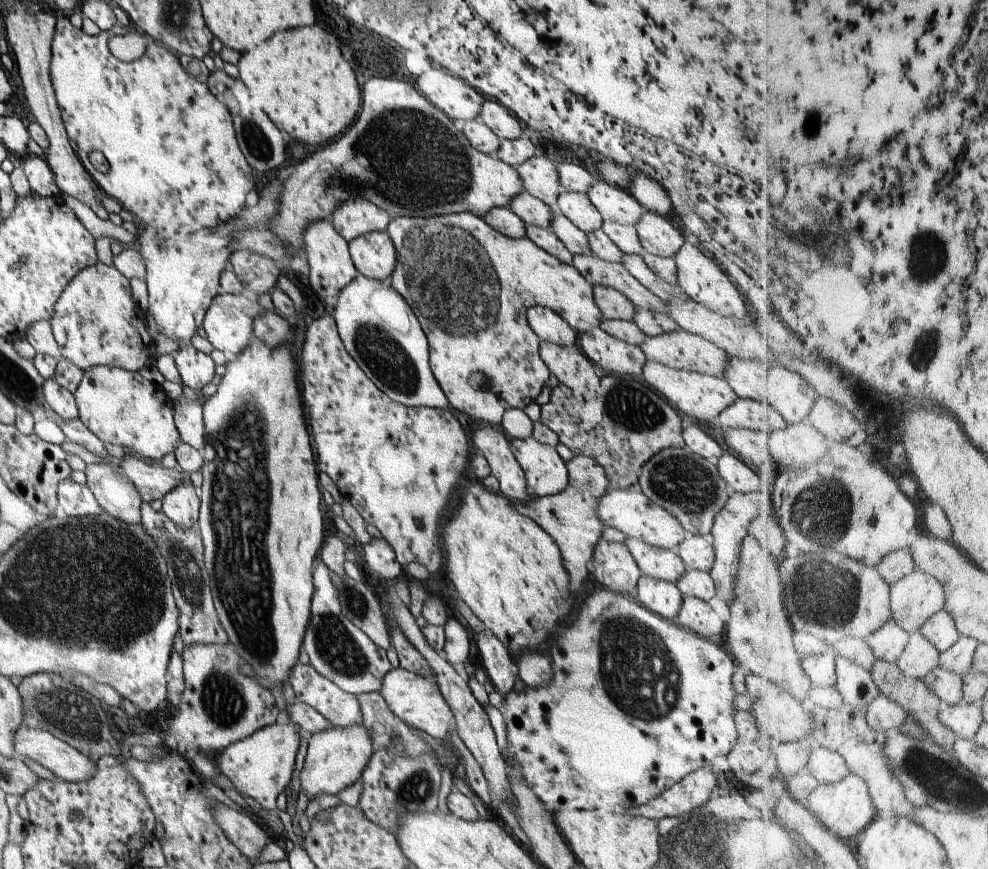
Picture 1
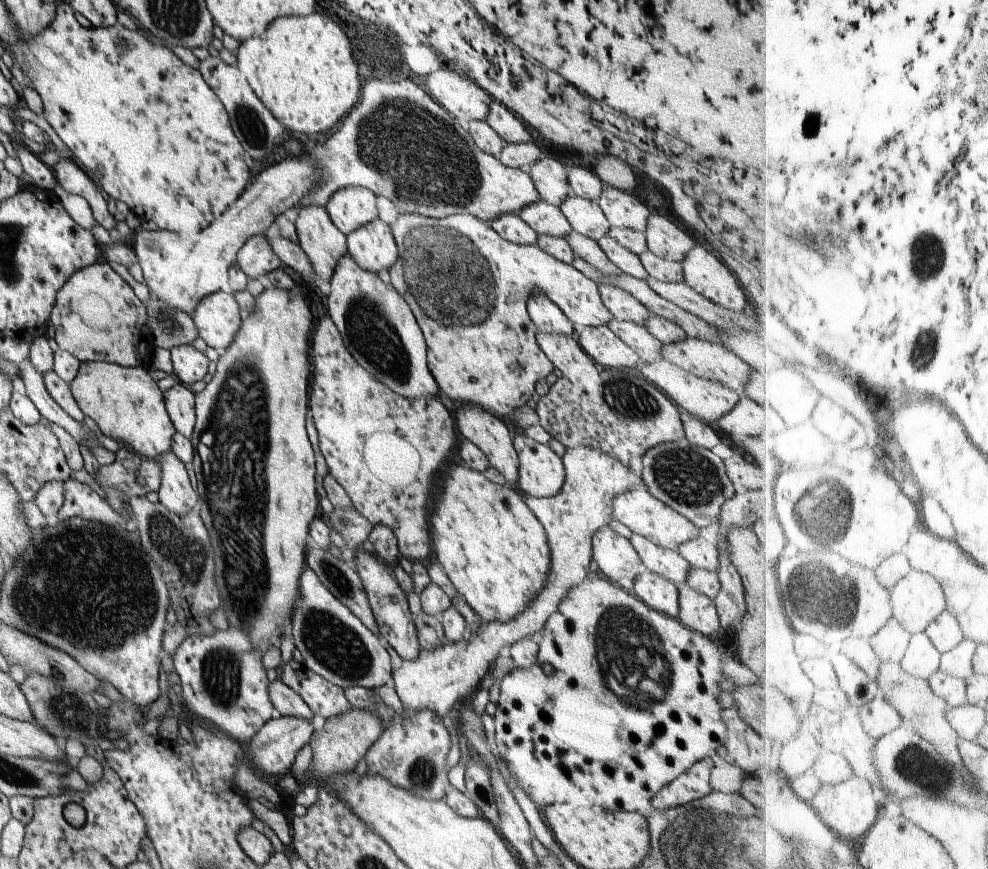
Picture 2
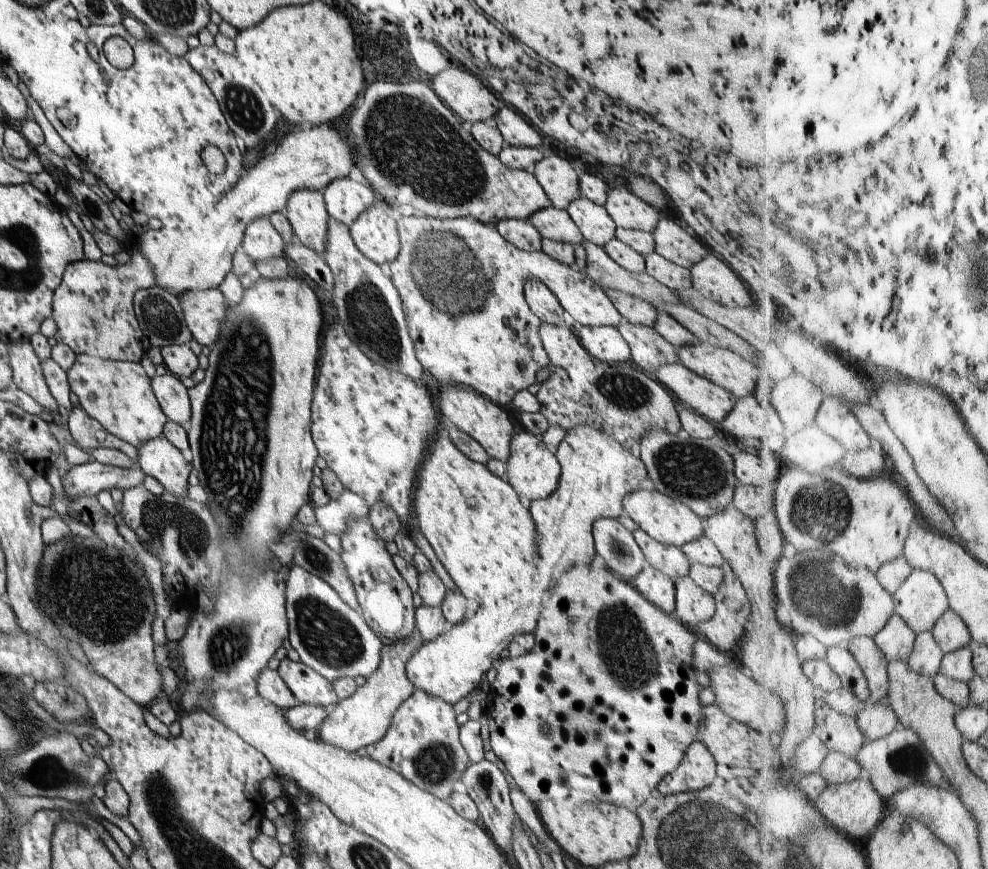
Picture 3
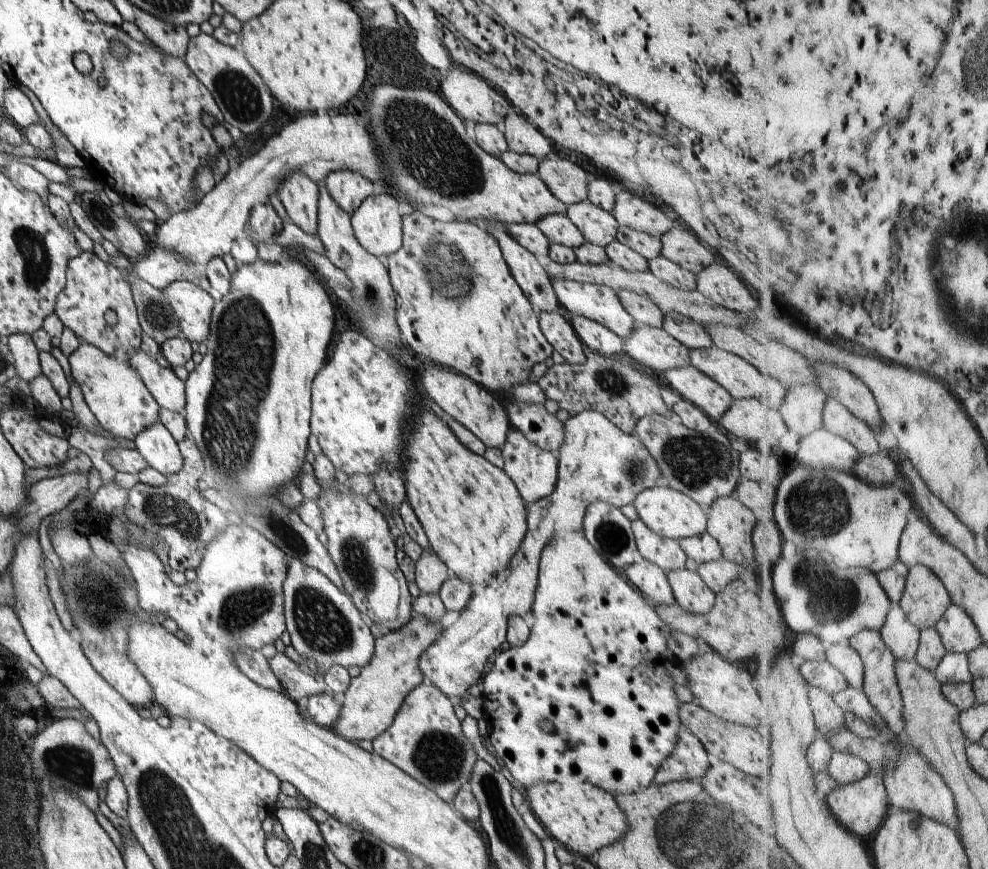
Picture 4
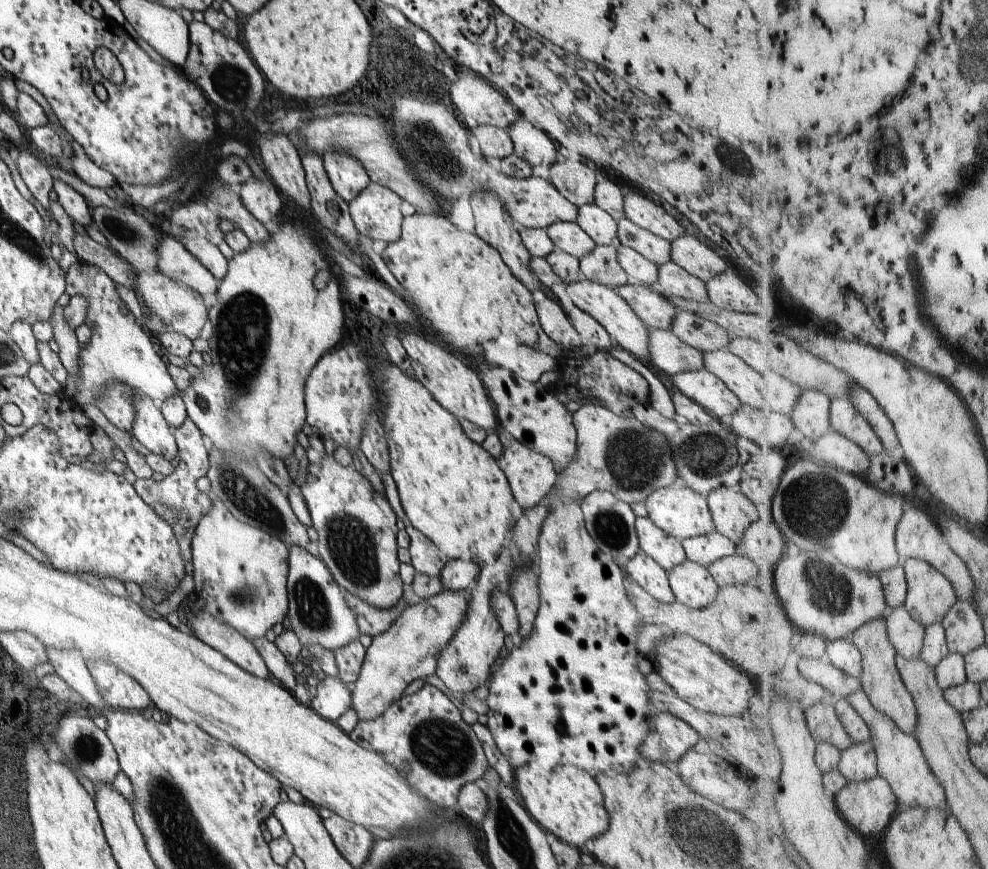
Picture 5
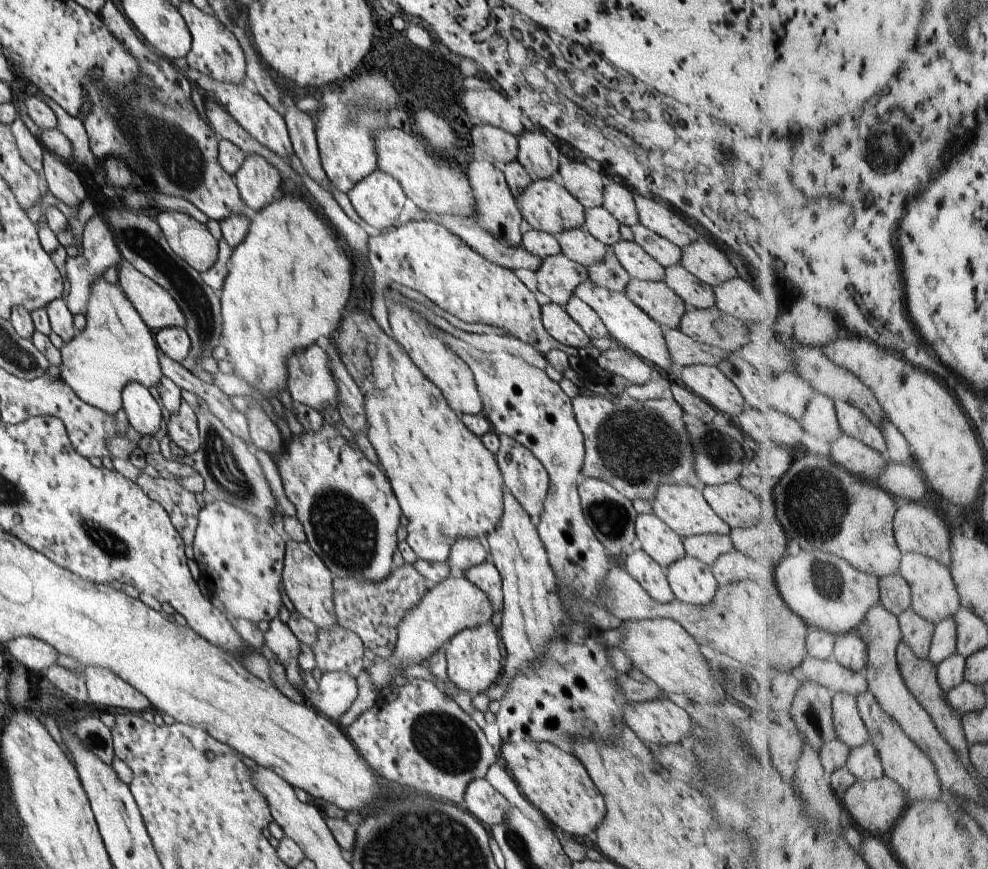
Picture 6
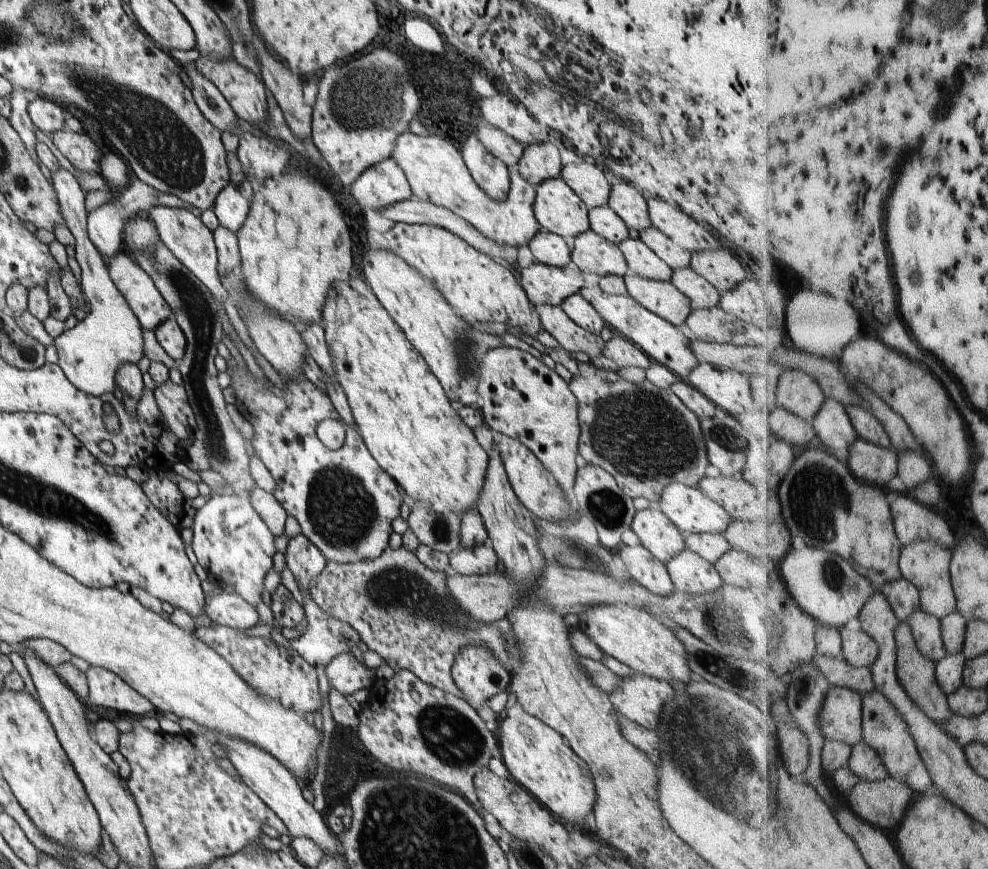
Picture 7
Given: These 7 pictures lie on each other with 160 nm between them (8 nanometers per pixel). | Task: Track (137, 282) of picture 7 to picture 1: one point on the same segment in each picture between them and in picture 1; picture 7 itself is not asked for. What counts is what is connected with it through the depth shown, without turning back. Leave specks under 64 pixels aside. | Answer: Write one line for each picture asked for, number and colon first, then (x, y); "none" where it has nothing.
1: (228, 322)
2: (218, 317)
3: (203, 309)
4: (192, 305)
5: (179, 307)
6: (156, 306)

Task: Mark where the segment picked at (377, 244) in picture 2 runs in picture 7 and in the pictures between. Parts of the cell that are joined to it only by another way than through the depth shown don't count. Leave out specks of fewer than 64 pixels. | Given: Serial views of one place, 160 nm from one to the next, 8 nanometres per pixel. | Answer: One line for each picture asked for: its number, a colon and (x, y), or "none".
3: (375, 233)
4: (377, 224)
5: (375, 212)
6: (379, 198)
7: (385, 183)

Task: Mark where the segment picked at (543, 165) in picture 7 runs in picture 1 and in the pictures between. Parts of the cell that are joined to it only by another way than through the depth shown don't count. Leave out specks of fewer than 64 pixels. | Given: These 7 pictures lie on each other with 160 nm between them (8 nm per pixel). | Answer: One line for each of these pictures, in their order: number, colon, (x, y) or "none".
1: (505, 126)
2: (501, 119)
3: (515, 130)
4: (521, 137)
5: (530, 144)
6: (540, 158)

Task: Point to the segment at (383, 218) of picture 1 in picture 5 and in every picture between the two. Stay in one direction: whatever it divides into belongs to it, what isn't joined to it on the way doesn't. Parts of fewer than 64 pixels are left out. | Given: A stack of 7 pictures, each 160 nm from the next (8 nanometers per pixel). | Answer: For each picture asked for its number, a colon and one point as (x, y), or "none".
2: (352, 206)
3: (345, 199)
4: (348, 188)
5: (348, 177)

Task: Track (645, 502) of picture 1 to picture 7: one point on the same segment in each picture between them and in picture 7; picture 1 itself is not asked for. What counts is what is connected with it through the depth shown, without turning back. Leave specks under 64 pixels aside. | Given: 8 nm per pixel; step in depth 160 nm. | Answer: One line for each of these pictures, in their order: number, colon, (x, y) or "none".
2: (644, 514)
3: (670, 522)
4: (672, 514)
5: (680, 511)
6: (683, 508)
7: (691, 511)

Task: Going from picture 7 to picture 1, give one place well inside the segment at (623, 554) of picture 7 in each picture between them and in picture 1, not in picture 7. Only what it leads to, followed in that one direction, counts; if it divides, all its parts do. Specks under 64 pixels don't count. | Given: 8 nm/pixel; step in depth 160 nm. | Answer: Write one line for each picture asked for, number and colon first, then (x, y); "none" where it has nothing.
1: (662, 597)
2: (659, 593)
3: (655, 586)
4: (650, 579)
5: (644, 570)
6: (645, 570)

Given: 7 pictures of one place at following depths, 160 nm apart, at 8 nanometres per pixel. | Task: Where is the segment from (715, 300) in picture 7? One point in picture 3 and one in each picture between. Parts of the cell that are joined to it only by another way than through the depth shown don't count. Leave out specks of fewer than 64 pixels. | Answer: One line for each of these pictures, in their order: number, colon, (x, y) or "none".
3: (676, 277)
4: (663, 269)
5: (673, 281)
6: (695, 294)

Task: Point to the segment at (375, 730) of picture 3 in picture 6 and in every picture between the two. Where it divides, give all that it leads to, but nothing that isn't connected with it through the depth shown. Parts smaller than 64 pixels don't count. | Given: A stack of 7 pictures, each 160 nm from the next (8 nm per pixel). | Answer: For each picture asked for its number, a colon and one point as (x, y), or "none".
4: (374, 696)
5: (409, 649)
6: (455, 604)

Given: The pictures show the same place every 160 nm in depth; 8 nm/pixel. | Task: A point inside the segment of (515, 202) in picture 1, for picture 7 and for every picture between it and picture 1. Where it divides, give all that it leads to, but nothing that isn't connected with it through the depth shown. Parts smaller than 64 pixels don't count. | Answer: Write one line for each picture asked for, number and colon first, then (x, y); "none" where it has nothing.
2: (545, 219)
3: (553, 223)
4: (559, 229)
5: (568, 237)
6: (579, 245)
7: (593, 254)

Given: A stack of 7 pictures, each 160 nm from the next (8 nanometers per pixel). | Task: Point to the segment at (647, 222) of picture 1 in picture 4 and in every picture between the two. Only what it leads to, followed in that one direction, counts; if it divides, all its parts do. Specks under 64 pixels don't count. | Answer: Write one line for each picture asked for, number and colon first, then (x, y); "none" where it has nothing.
2: (664, 238)
3: (676, 244)
4: (680, 246)

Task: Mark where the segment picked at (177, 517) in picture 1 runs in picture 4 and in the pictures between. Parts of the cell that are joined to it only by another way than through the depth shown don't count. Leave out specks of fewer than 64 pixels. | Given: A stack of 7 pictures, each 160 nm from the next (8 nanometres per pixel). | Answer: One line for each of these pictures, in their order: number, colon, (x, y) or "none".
2: (175, 492)
3: (159, 458)
4: (156, 444)

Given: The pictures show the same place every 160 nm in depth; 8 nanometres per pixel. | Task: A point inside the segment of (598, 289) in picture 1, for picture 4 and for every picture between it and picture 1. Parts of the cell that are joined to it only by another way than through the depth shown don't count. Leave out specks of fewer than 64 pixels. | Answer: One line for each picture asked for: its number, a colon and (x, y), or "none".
2: (624, 307)
3: (634, 309)
4: (642, 309)

